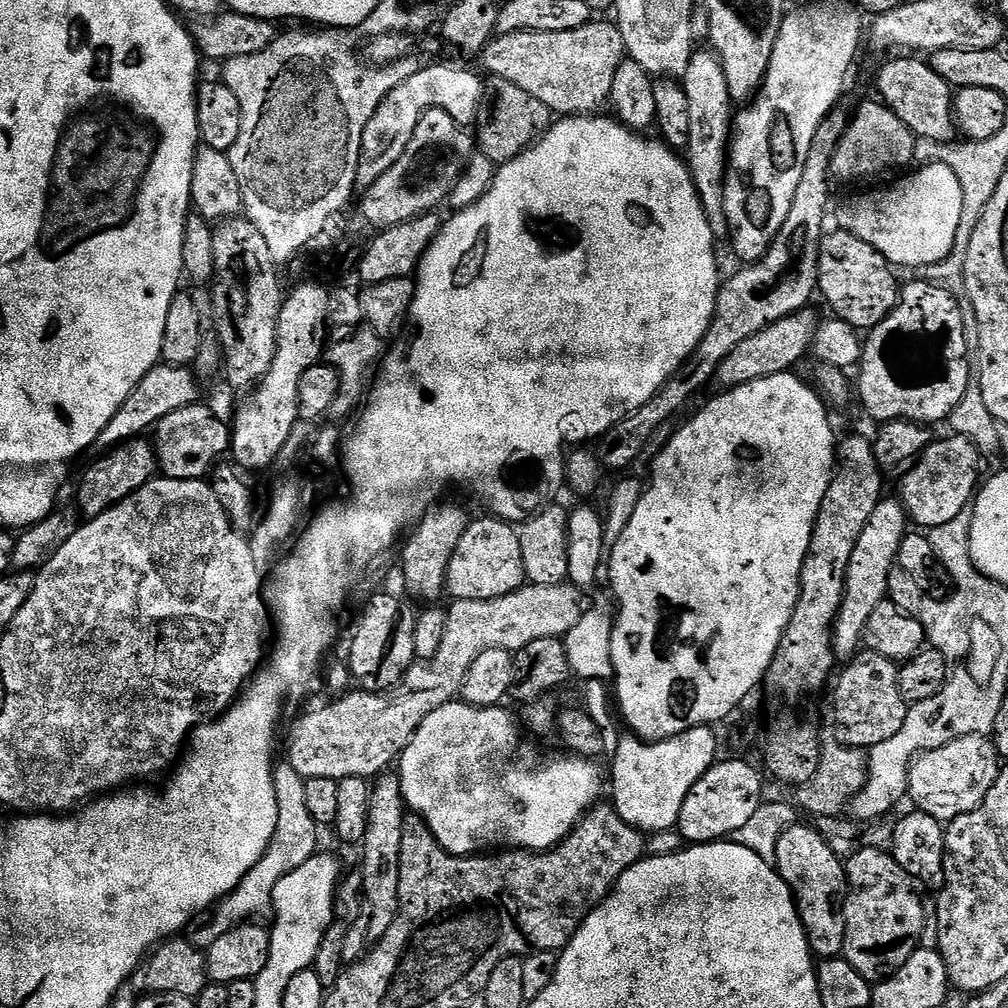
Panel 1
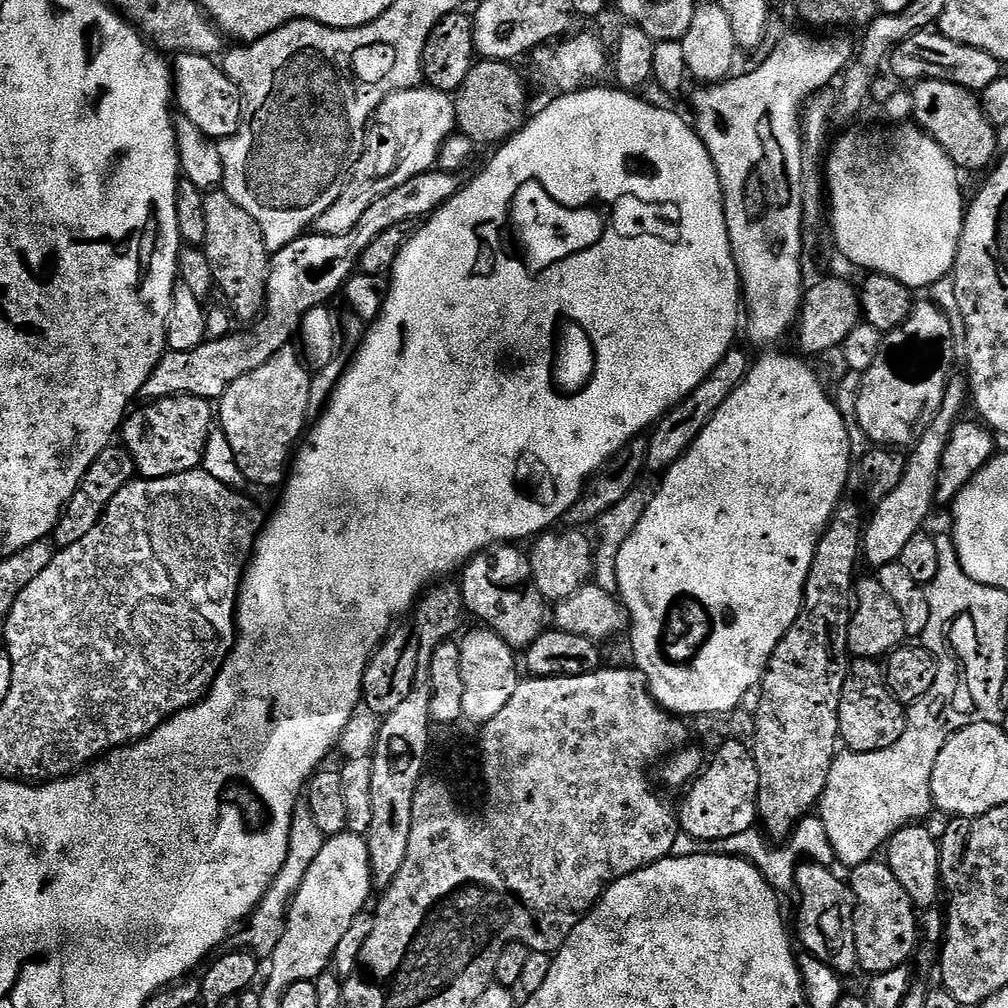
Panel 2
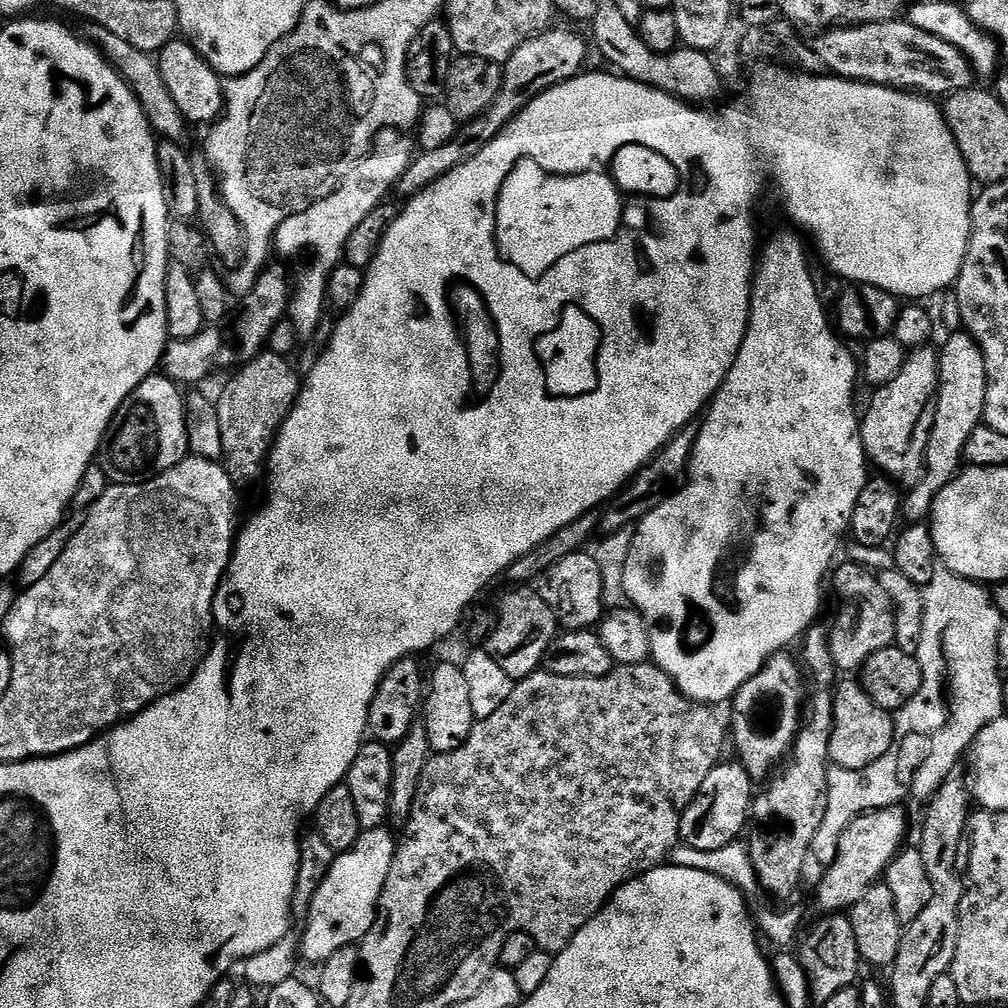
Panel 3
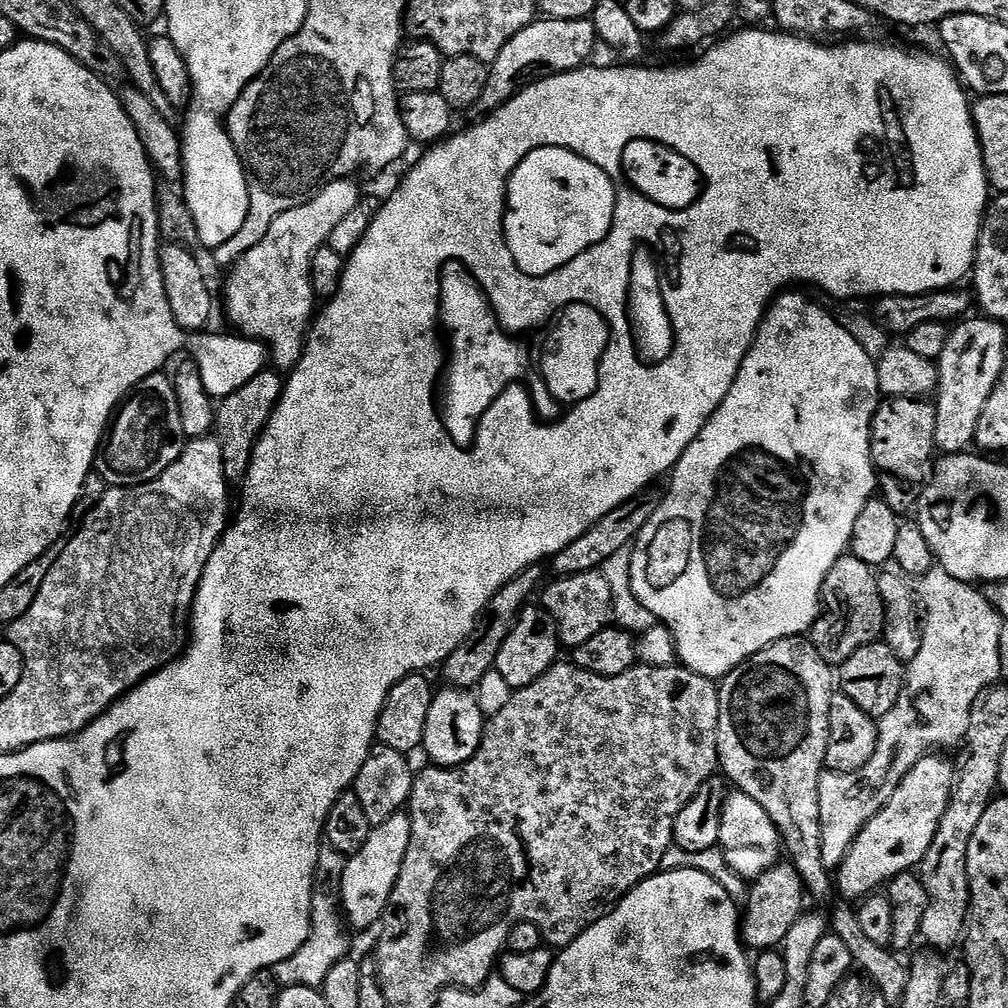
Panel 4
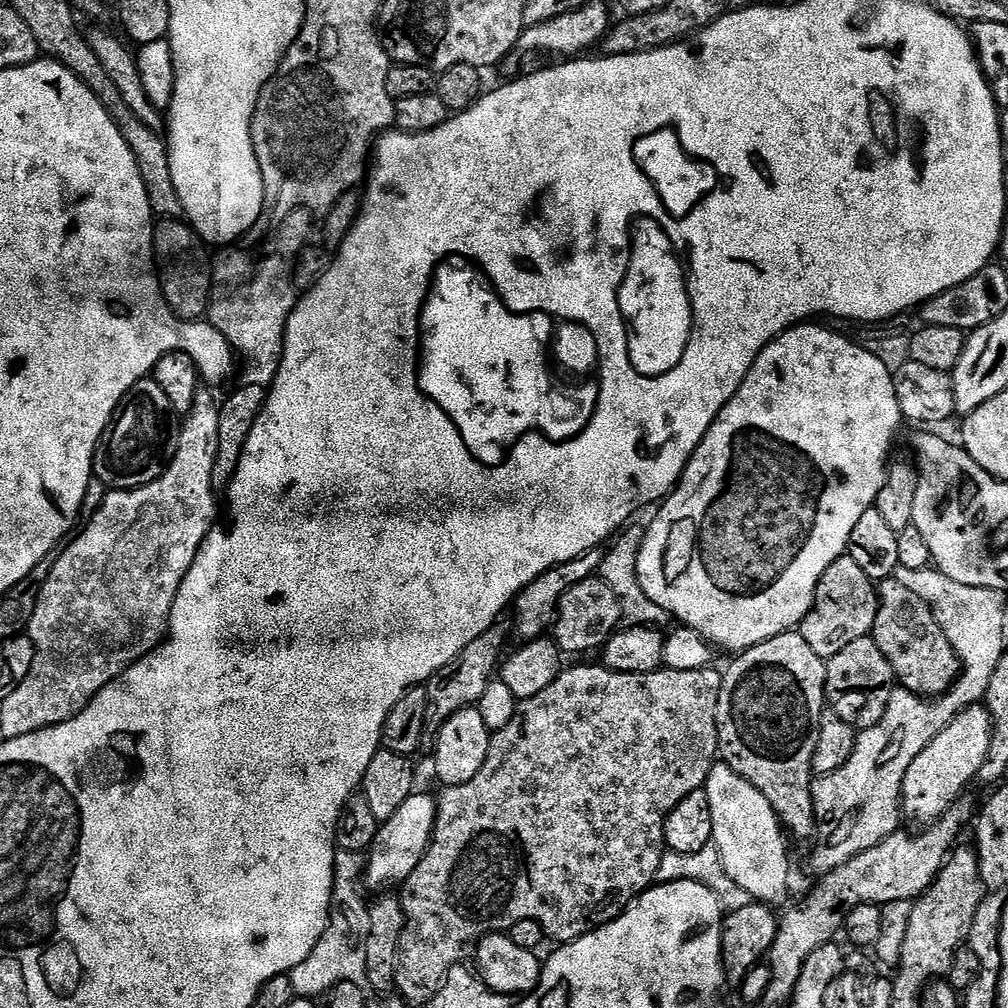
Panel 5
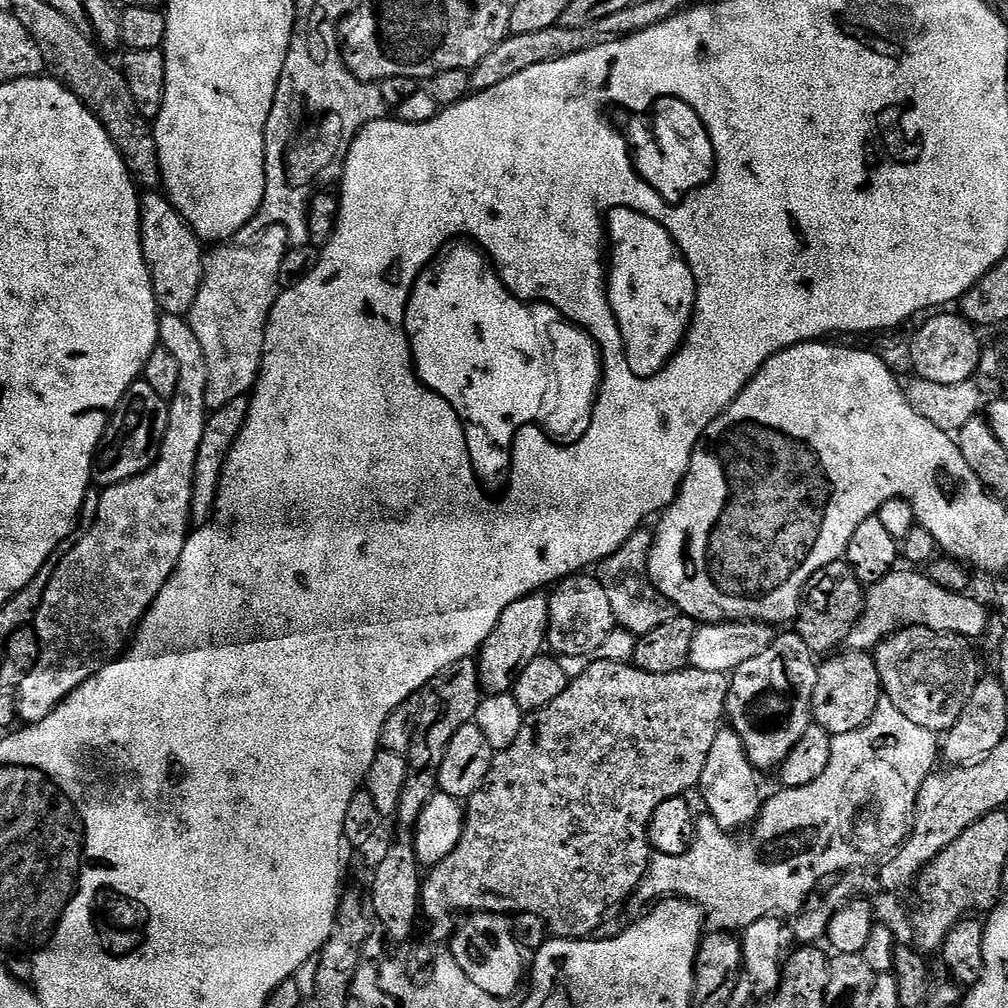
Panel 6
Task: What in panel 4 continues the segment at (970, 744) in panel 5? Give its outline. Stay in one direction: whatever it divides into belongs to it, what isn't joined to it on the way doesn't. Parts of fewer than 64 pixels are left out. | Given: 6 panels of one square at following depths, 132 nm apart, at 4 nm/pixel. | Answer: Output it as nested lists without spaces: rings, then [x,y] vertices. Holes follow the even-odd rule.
[[[924,756],[902,778],[886,806],[882,806],[882,810],[878,810],[878,814],[874,814],[874,818],[870,818],[854,838],[834,876],[838,892],[840,888],[841,894],[848,899],[845,901],[856,902],[883,889],[898,874],[911,872],[924,861],[926,850],[930,850],[930,842],[934,842],[938,822],[942,822],[942,814],[946,814],[952,788],[956,784],[957,769],[953,761],[951,764],[944,756]]]

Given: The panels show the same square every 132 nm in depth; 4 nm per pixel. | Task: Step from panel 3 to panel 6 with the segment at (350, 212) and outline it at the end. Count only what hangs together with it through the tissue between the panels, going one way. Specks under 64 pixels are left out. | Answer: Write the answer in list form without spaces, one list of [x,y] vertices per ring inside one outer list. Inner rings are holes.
[[[272,224],[267,230],[259,237],[255,244],[250,245],[237,245],[237,244],[220,244],[212,251],[212,249],[205,255],[204,260],[204,276],[202,286],[199,288],[198,298],[195,299],[194,306],[191,308],[188,321],[194,334],[198,335],[198,342],[202,344],[206,360],[208,362],[208,407],[215,410],[226,406],[226,402],[234,402],[234,398],[239,396],[248,396],[249,393],[255,389],[257,380],[262,375],[262,361],[264,359],[264,344],[265,344],[265,328],[268,325],[269,315],[271,314],[274,302],[281,294],[280,276],[282,259],[285,257],[291,245],[289,238],[288,228],[281,224]]]

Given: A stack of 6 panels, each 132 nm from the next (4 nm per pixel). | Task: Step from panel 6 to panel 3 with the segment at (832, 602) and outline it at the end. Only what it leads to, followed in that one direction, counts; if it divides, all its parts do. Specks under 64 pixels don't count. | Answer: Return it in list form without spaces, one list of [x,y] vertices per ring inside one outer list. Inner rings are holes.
[[[844,564],[838,568],[830,584],[836,587],[836,600],[840,603],[840,609],[836,612],[836,621],[830,624],[828,645],[837,669],[841,673],[852,674],[863,668],[871,656],[878,654],[878,650],[895,645],[896,607],[892,605],[890,594],[882,590],[875,571],[867,572],[860,564]]]

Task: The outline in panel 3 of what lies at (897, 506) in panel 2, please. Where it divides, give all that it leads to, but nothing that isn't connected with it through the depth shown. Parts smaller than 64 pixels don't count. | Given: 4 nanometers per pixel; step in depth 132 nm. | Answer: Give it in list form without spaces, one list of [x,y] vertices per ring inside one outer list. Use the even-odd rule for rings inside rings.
[[[959,330],[939,349],[940,358],[940,392],[936,395],[936,413],[934,426],[930,430],[930,442],[924,455],[925,472],[919,480],[907,489],[902,500],[902,516],[908,522],[920,522],[932,511],[932,503],[936,496],[961,471],[964,460],[964,447],[974,434],[976,427],[984,419],[984,403],[986,402],[986,362],[980,345]]]

